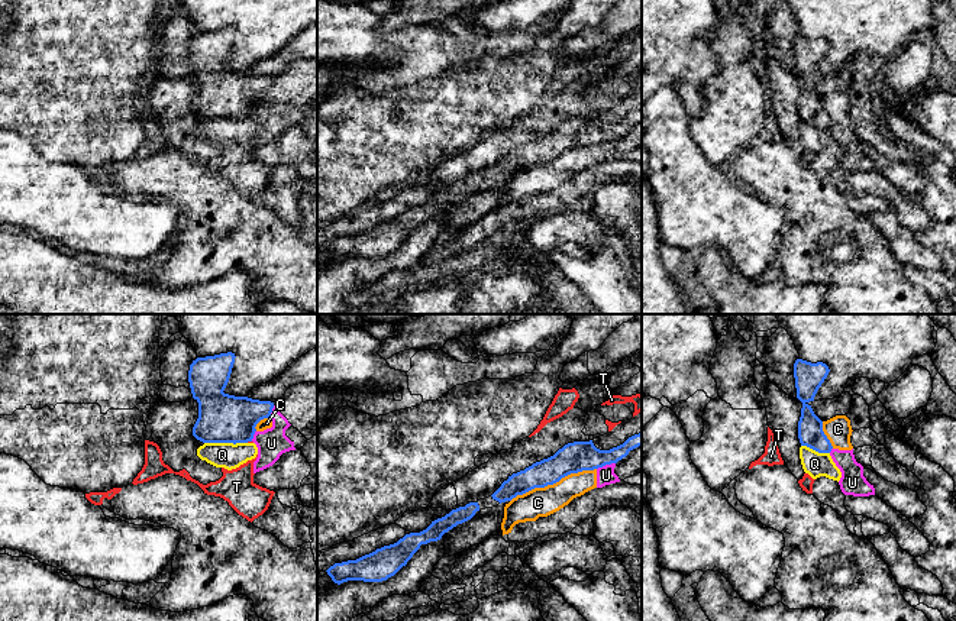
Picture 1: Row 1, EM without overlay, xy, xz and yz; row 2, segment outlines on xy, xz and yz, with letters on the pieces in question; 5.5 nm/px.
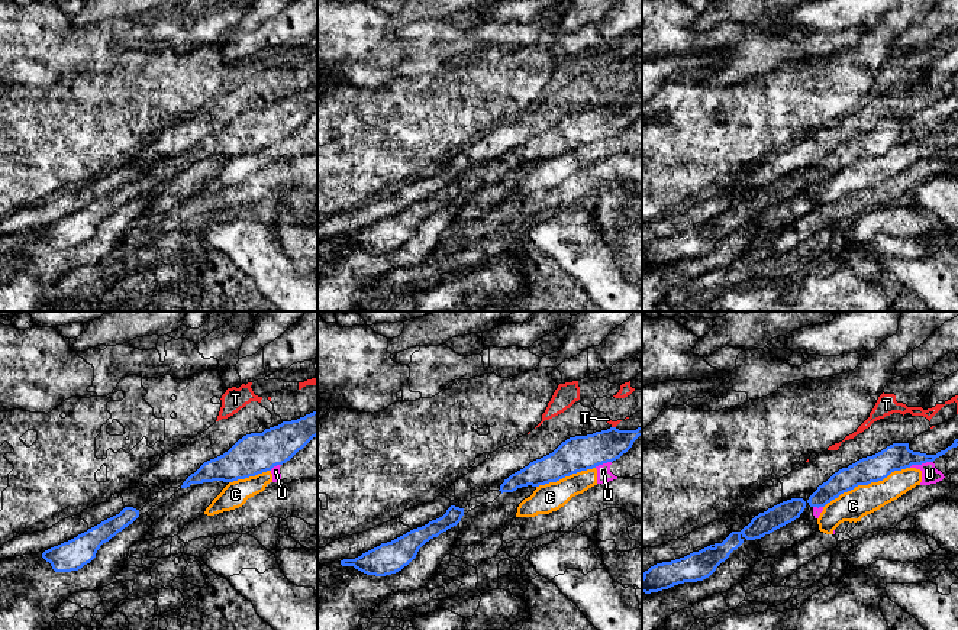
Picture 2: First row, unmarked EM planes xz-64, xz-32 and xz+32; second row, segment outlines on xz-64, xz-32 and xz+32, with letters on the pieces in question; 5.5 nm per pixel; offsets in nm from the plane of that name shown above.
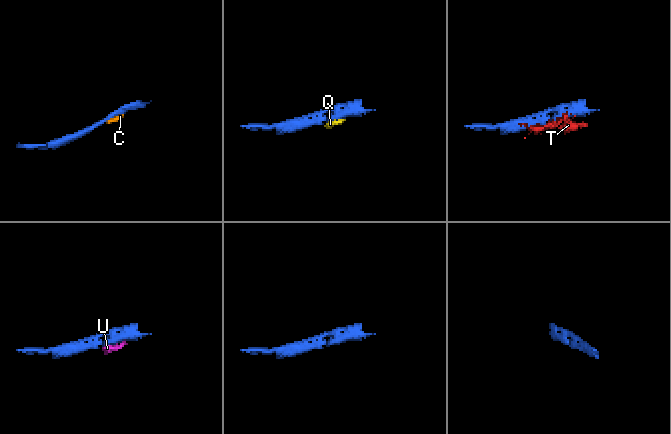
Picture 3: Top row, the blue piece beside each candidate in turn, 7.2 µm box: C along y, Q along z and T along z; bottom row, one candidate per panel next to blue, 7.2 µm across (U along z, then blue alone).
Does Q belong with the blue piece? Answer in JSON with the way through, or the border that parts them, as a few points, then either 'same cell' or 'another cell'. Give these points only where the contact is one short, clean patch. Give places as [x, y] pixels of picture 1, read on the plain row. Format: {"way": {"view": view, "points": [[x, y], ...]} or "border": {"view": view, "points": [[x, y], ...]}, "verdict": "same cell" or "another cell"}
{"verdict": "another cell"}

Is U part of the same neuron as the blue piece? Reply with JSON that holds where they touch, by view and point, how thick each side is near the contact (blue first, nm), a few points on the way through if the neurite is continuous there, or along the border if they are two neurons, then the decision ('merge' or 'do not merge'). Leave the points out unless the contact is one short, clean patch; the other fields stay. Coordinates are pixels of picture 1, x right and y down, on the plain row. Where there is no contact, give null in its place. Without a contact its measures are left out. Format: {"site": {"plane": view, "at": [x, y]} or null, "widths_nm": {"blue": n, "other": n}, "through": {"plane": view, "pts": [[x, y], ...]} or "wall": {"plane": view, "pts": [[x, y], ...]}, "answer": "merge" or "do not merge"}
{"site": {"plane": "xz", "at": [606, 139]}, "widths_nm": {"blue": 170, "other": 100}, "answer": "do not merge"}

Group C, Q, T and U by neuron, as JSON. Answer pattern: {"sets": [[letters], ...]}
{"sets": [["C", "U"], ["Q", "T"]]}

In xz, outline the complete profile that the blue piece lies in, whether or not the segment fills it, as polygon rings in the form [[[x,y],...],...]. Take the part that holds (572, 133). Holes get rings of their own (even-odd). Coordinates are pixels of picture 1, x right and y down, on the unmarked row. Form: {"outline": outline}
{"outline": [[[642,107],[610,126],[597,124],[592,116],[568,119],[553,132],[508,152],[491,172],[500,179],[511,177],[534,164],[553,161],[571,149],[617,139],[639,122],[642,122]]]}

